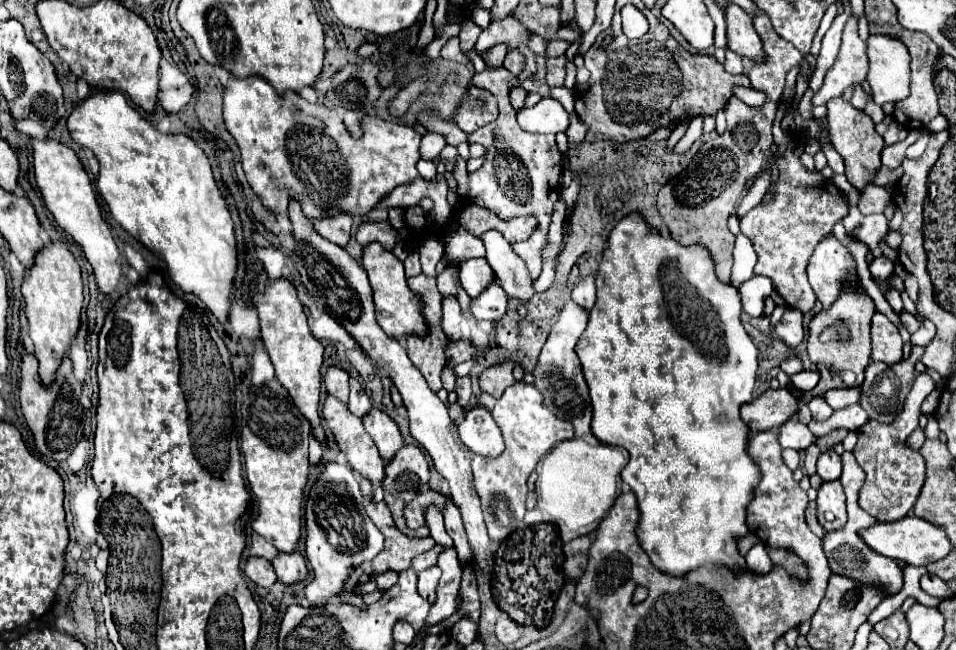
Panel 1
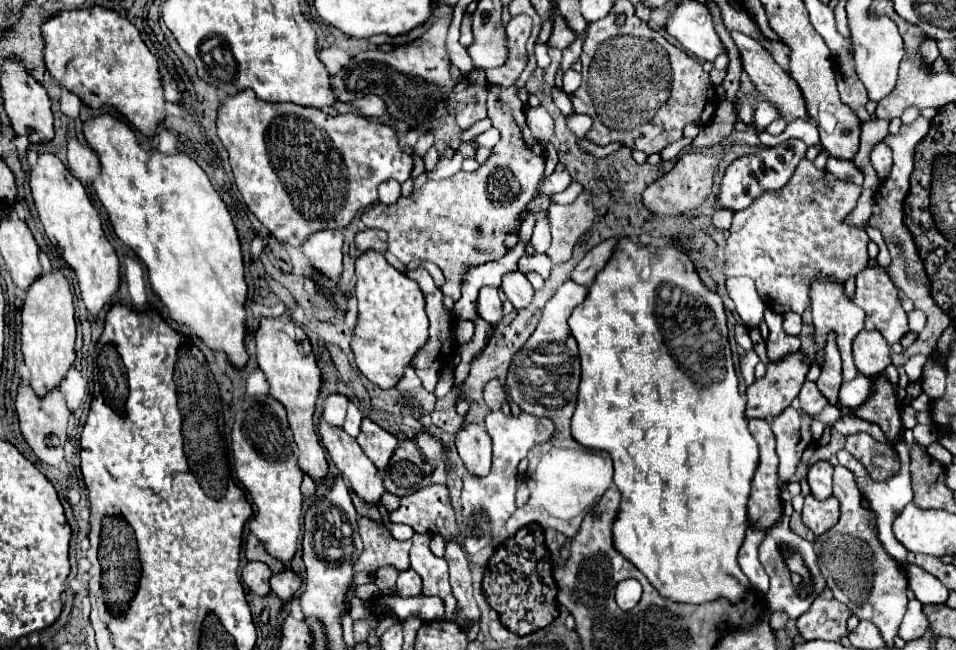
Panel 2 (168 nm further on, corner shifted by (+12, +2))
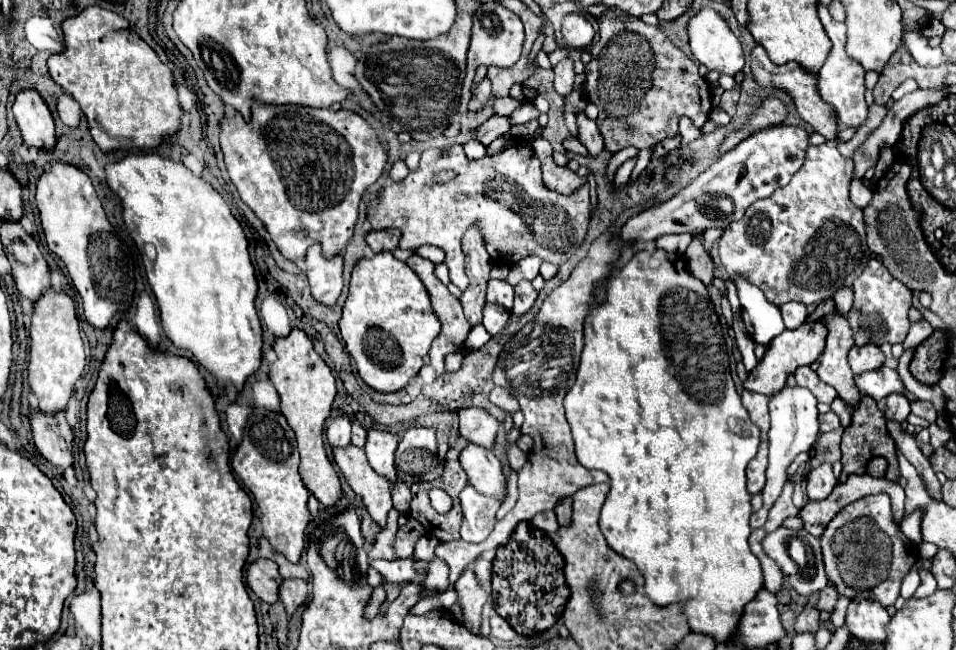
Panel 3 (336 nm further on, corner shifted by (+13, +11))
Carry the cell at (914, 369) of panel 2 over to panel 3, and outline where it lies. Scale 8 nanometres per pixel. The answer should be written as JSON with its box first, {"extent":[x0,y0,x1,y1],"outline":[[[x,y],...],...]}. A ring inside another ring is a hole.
{"extent":[903,319,933,351],"outline":[[[921,319],[919,323],[913,323],[913,325],[911,325],[911,331],[909,331],[909,335],[907,335],[905,343],[903,343],[905,351],[907,351],[907,349],[917,349],[931,333],[933,333],[933,327],[931,327],[925,319]]]}

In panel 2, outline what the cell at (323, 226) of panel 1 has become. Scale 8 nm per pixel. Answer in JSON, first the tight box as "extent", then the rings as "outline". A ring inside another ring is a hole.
{"extent":[302,230,342,282],"outline":[[[340,230],[316,232],[316,236],[310,236],[304,242],[302,250],[310,258],[316,272],[320,272],[332,282],[340,280],[342,276],[342,232]]]}

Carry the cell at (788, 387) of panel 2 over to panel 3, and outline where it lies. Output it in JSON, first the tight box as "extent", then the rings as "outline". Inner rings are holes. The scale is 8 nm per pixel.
{"extent":[743,323,827,395],"outline":[[[805,323],[795,331],[783,331],[781,335],[777,335],[769,345],[767,351],[763,355],[763,359],[757,363],[757,367],[749,373],[749,377],[745,379],[743,387],[747,391],[755,391],[755,393],[763,393],[763,395],[773,395],[775,391],[781,391],[787,385],[787,377],[793,375],[793,371],[801,365],[811,365],[825,347],[825,337],[827,337],[827,329],[823,327],[823,323]]]}

